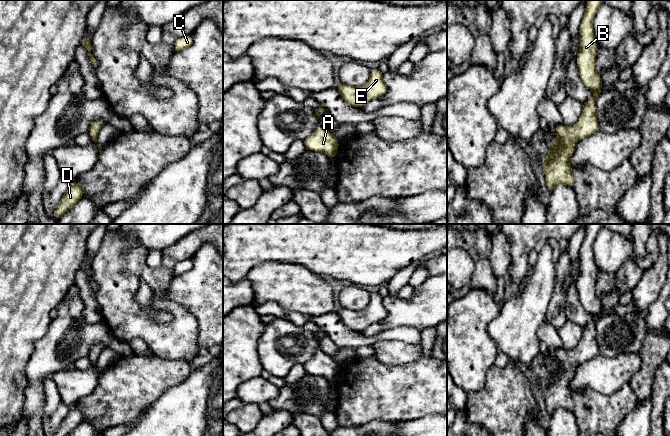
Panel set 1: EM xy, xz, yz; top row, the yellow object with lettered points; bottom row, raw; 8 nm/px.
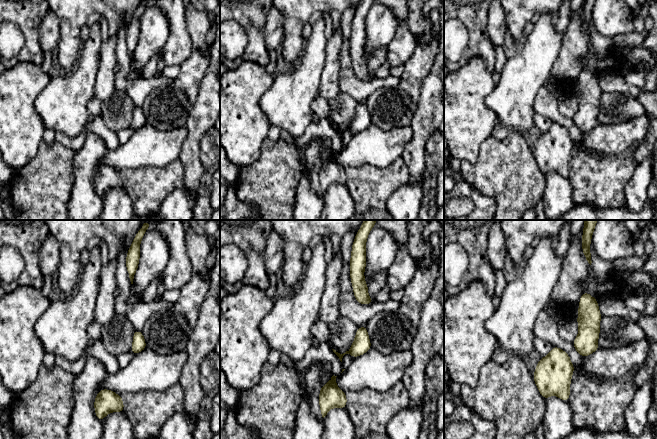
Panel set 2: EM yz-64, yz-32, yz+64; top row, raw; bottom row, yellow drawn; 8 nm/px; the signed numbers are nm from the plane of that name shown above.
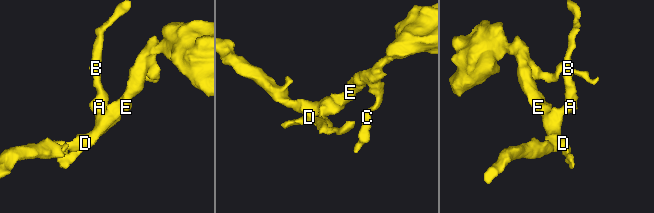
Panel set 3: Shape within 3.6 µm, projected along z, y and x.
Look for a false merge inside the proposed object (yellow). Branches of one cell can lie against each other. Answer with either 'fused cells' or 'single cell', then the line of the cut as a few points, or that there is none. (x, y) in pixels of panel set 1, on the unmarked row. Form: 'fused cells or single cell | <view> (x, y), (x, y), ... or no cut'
single cell | no cut

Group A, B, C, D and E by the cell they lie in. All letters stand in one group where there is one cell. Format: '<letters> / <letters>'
A B C D E

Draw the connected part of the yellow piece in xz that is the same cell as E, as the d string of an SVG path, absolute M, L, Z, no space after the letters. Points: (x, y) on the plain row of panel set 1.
M379 293L371 294L368 306L360 311L337 307L336 312L346 328L356 332L362 332L370 324L383 321L387 315L383 297Z

